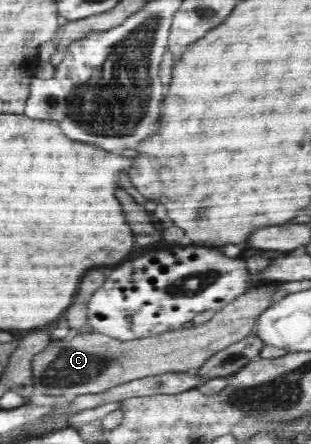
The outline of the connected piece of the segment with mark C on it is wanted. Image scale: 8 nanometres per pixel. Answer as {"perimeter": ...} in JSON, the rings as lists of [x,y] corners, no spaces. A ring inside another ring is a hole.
{"perimeter":[[[263,286],[241,294],[198,327],[182,327],[127,341],[91,330],[78,333],[69,340],[52,340],[43,352],[31,360],[35,392],[43,396],[66,396],[73,400],[79,394],[97,394],[147,375],[199,368],[217,352],[254,332],[256,320],[273,304],[275,290],[275,286]]]}

